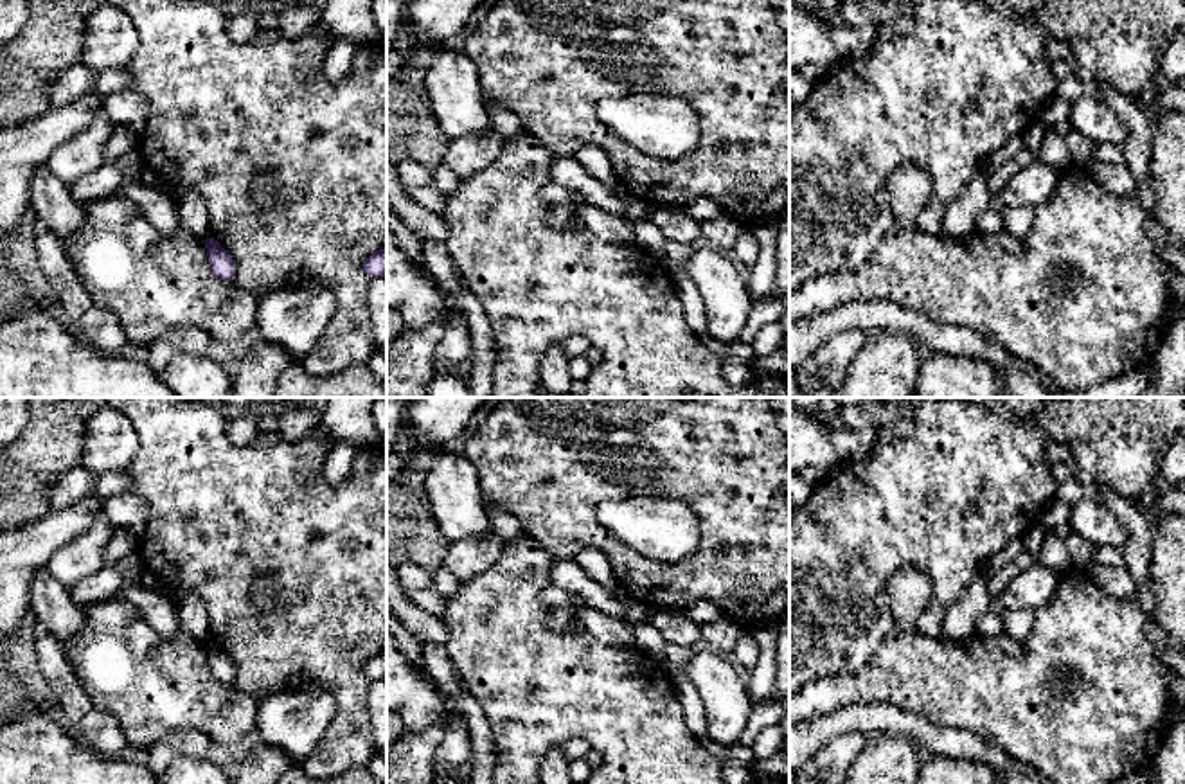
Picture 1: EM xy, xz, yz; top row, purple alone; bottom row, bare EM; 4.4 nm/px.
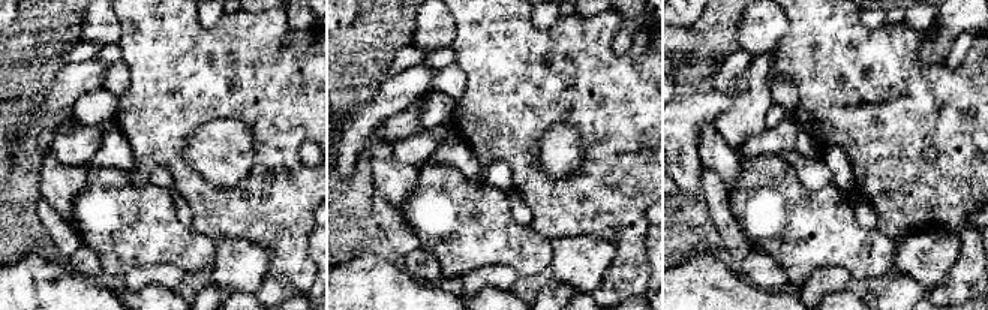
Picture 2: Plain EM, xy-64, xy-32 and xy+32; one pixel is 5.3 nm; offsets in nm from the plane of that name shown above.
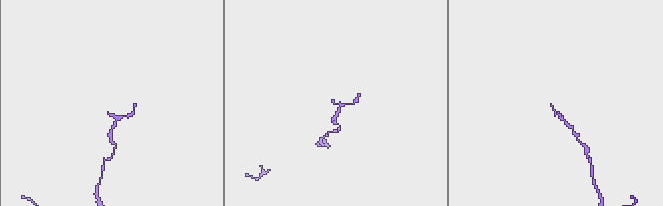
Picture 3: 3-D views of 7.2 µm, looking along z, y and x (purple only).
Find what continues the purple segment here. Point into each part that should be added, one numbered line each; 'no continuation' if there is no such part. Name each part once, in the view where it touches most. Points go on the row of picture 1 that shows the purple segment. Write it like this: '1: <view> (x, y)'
no continuation

